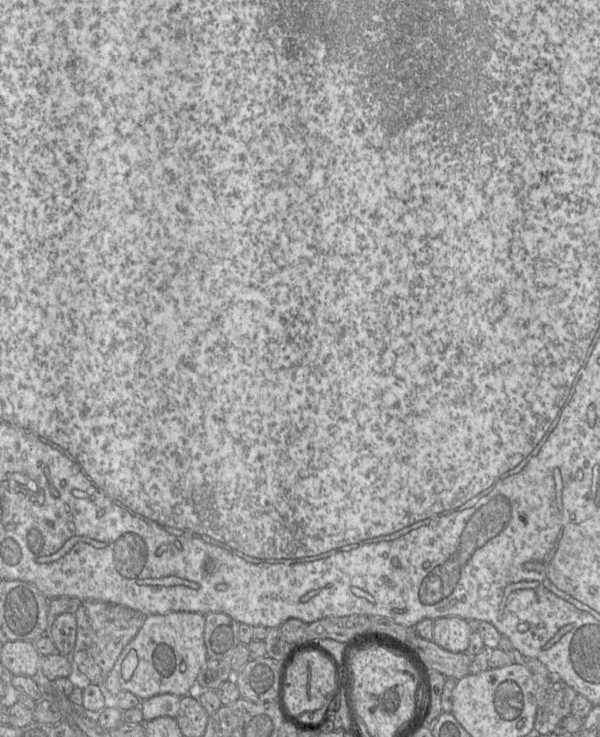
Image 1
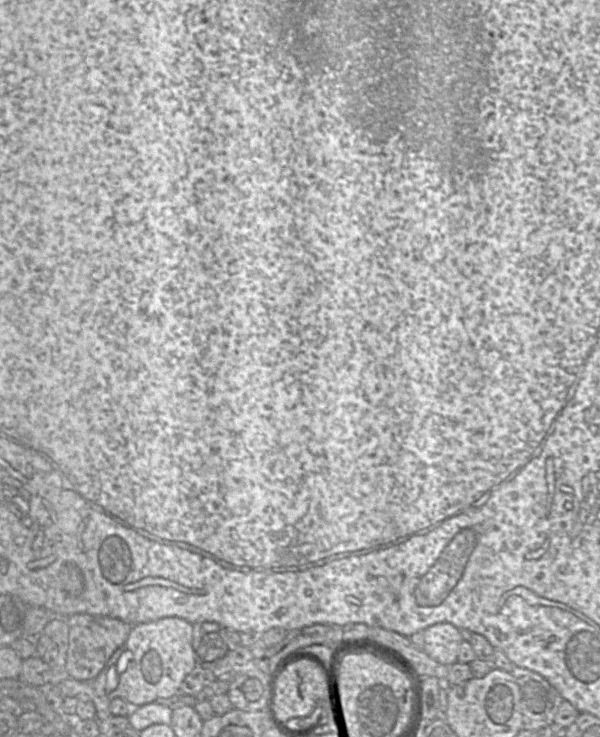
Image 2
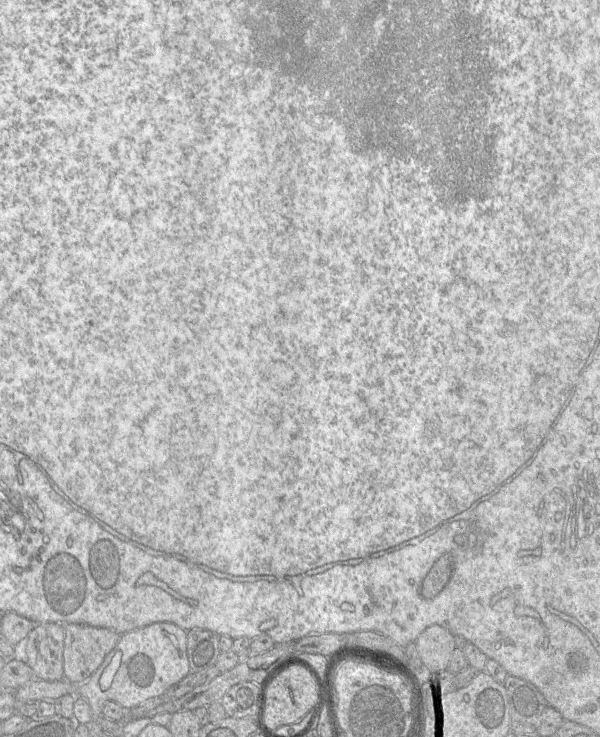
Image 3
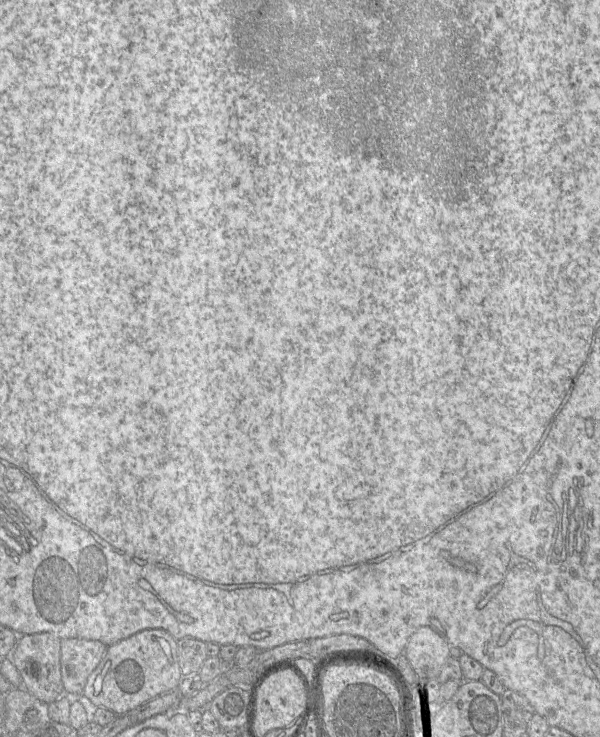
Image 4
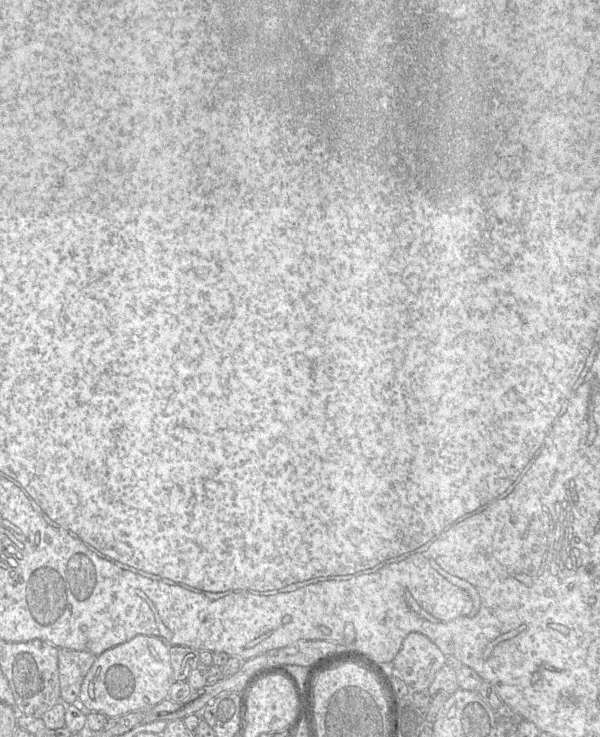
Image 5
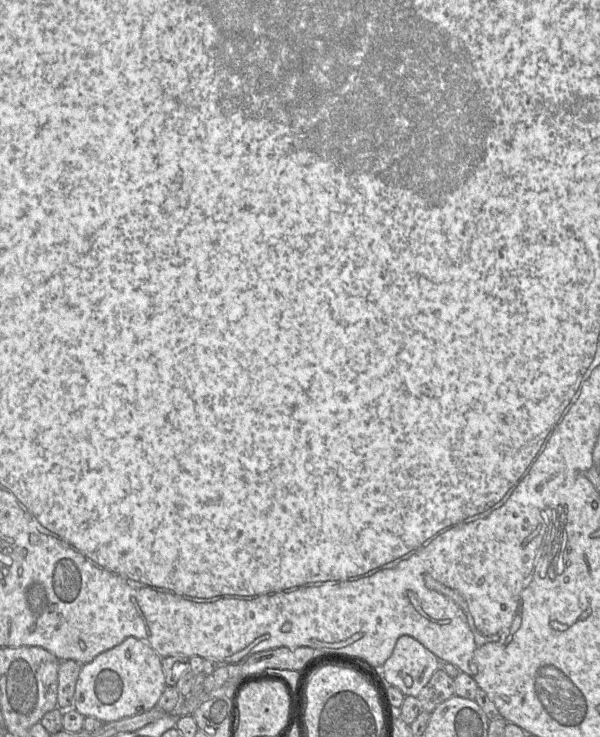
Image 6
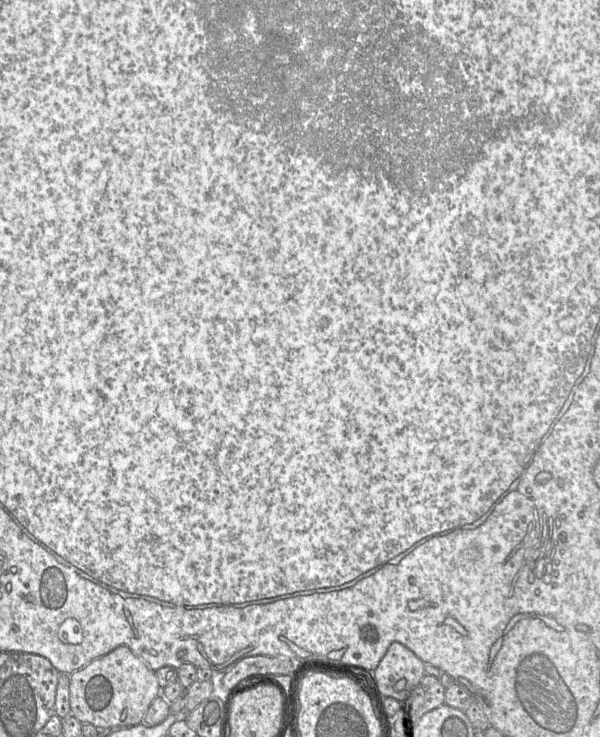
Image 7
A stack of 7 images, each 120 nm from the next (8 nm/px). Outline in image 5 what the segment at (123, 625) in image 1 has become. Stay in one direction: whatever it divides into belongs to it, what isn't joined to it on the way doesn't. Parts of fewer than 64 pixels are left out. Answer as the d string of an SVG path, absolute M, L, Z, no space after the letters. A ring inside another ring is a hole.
M59 649L60 702L73 704L79 701L83 680L96 658L88 651Z

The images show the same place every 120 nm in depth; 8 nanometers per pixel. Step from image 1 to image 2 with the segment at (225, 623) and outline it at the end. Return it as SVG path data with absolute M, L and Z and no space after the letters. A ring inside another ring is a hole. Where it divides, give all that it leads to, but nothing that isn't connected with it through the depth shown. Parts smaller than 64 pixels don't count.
M200 622L193 624L192 647L194 650L194 658L196 667L211 669L220 662L228 653L227 646L227 631L226 629L216 622Z

